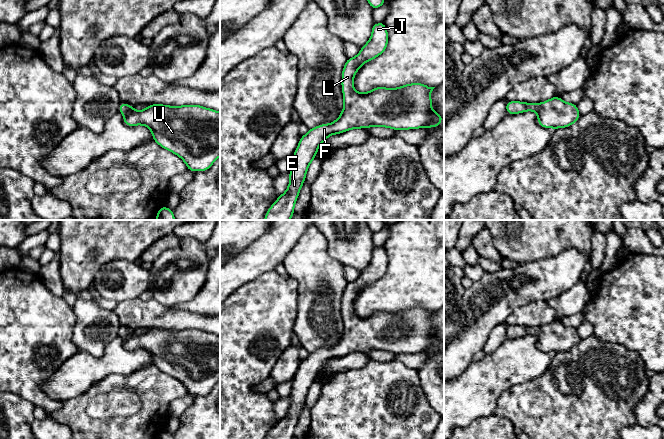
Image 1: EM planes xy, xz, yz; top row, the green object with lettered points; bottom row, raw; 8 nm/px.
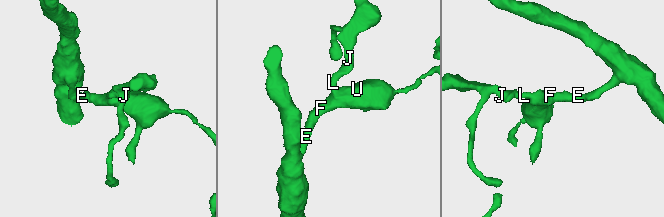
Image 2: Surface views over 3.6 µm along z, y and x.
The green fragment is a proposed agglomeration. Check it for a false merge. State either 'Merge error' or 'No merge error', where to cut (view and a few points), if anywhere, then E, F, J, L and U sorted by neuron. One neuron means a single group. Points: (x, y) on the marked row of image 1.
No merge error. No split. Groups: E F J L U

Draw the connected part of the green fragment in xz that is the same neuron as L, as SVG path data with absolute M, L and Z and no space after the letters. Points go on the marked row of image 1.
M375 23L369 41L356 57L348 58L342 71L342 113L333 123L311 128L306 135L301 136L293 154L288 188L268 209L264 220L291 219L307 169L316 157L320 144L330 135L371 126L389 127L393 130L442 126L440 121L444 117L431 108L430 93L435 87L413 83L393 89L377 87L367 93L353 89L353 78L358 69L381 55L387 45L388 32L385 24Z

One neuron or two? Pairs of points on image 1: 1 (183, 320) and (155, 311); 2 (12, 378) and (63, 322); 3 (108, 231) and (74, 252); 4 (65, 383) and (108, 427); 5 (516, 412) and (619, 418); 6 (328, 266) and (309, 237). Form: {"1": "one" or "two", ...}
{"1": "one", "2": "one", "3": "one", "4": "two", "5": "one", "6": "one"}

